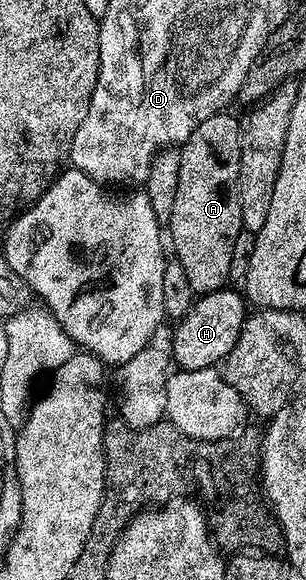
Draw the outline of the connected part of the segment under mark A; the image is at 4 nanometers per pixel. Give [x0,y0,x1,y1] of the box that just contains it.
[166,111,245,294]

